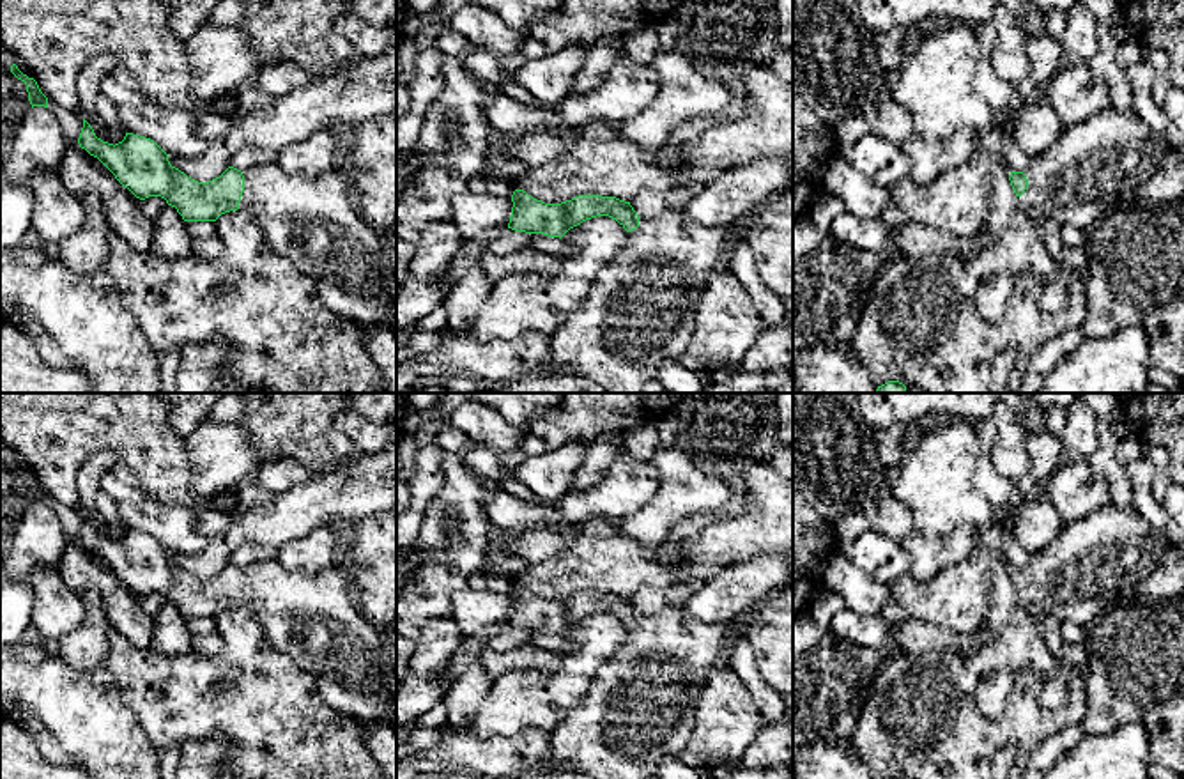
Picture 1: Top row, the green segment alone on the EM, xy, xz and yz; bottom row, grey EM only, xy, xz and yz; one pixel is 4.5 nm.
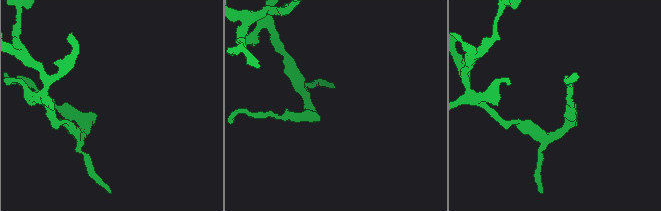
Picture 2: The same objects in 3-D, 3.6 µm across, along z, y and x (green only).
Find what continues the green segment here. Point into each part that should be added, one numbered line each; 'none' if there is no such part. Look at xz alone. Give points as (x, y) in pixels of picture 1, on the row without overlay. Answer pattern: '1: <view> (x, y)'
1: xz (638, 712)

